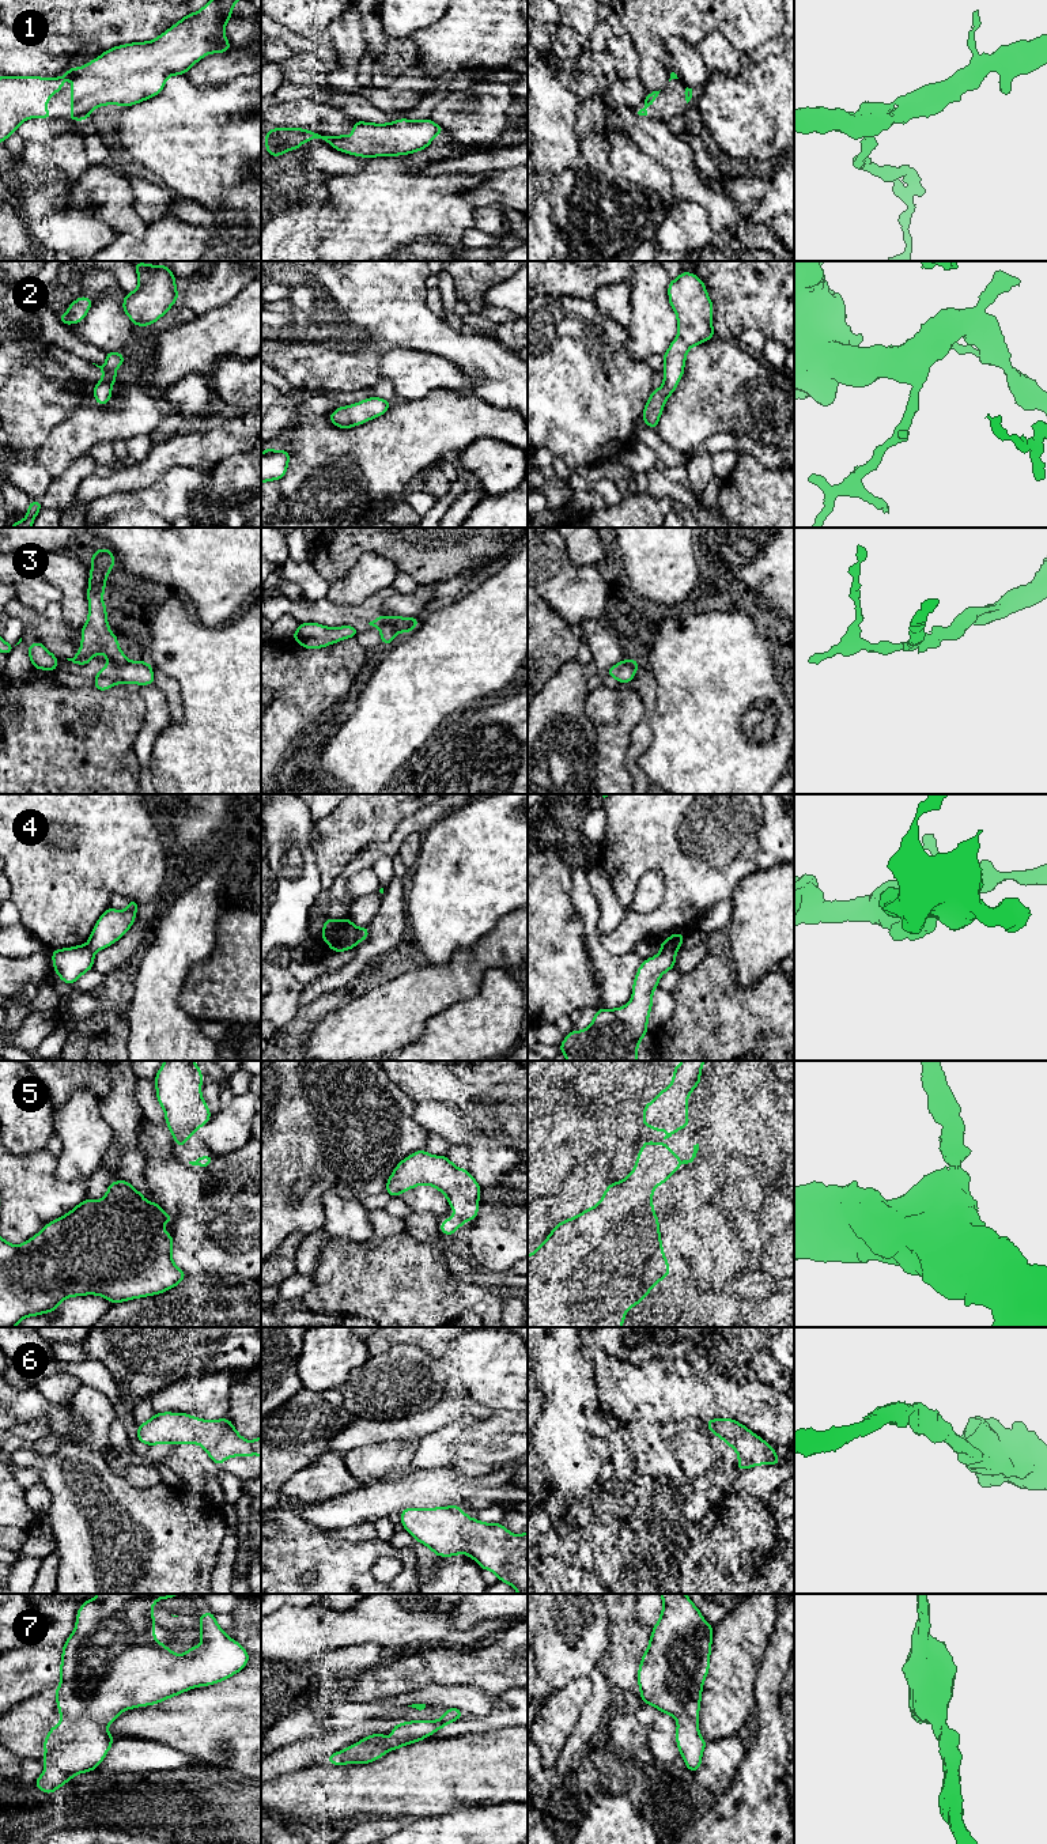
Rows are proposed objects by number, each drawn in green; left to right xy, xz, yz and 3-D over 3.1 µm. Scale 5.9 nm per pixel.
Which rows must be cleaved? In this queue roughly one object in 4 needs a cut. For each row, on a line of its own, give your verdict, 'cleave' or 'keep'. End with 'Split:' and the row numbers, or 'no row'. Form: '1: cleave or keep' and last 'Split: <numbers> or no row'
1: keep
2: keep
3: cleave
4: cleave
5: keep
6: keep
7: keep
Split: 3, 4

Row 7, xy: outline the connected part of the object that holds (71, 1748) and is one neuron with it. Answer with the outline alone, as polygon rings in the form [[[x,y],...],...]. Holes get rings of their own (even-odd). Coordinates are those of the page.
[[[98,1594],[79,1607],[75,1629],[61,1648],[61,1681],[54,1692],[61,1722],[44,1741],[46,1768],[34,1783],[42,1792],[52,1794],[75,1775],[98,1768],[116,1739],[106,1727],[122,1711],[159,1704],[189,1689],[222,1682],[247,1664],[247,1651],[226,1635],[212,1611],[197,1614],[203,1644],[184,1655],[156,1641],[152,1606],[160,1598],[175,1595],[179,1594]]]

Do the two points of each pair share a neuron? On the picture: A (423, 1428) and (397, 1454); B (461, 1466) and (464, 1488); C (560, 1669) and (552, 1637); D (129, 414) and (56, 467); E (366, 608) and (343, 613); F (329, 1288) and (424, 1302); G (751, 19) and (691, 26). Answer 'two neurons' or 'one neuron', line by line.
A: two neurons
B: two neurons
C: one neuron
D: one neuron
E: one neuron
F: one neuron
G: one neuron

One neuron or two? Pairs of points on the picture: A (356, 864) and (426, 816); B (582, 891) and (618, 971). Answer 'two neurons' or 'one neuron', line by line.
A: one neuron
B: one neuron

